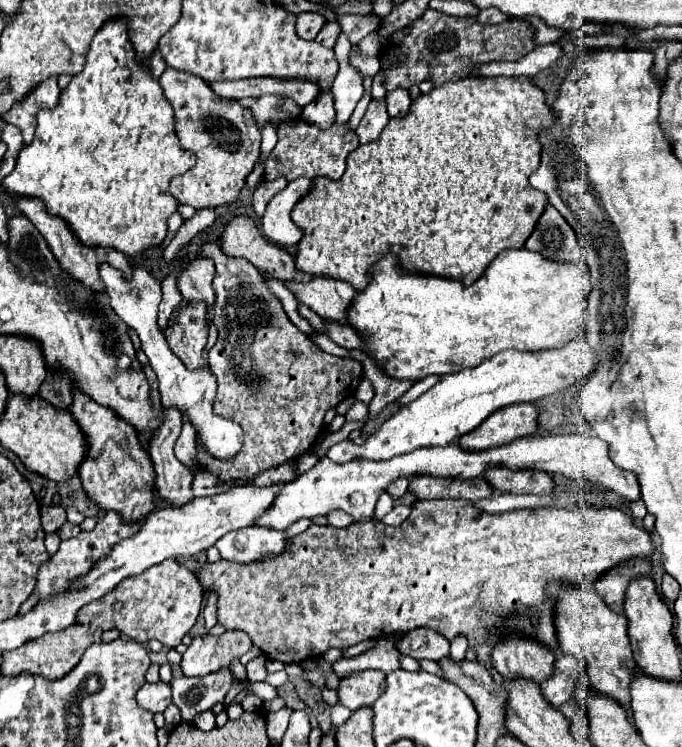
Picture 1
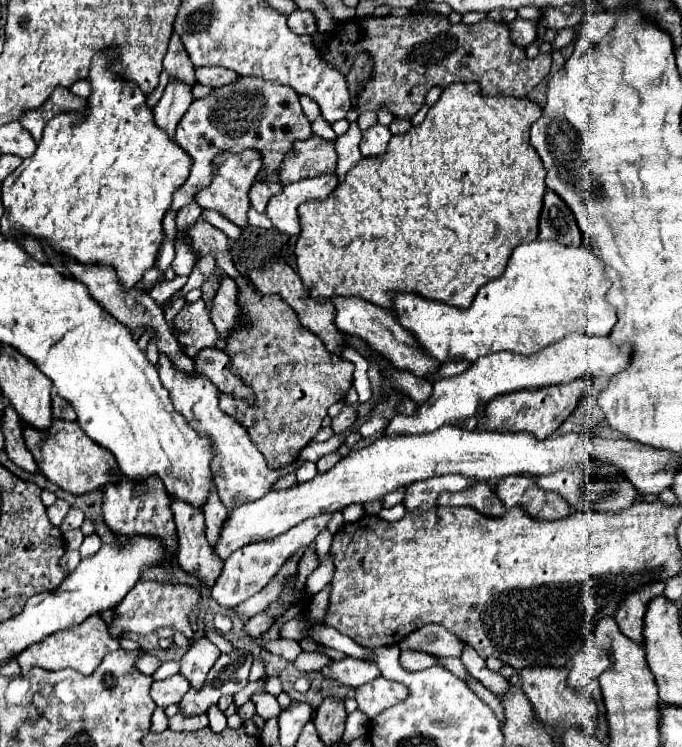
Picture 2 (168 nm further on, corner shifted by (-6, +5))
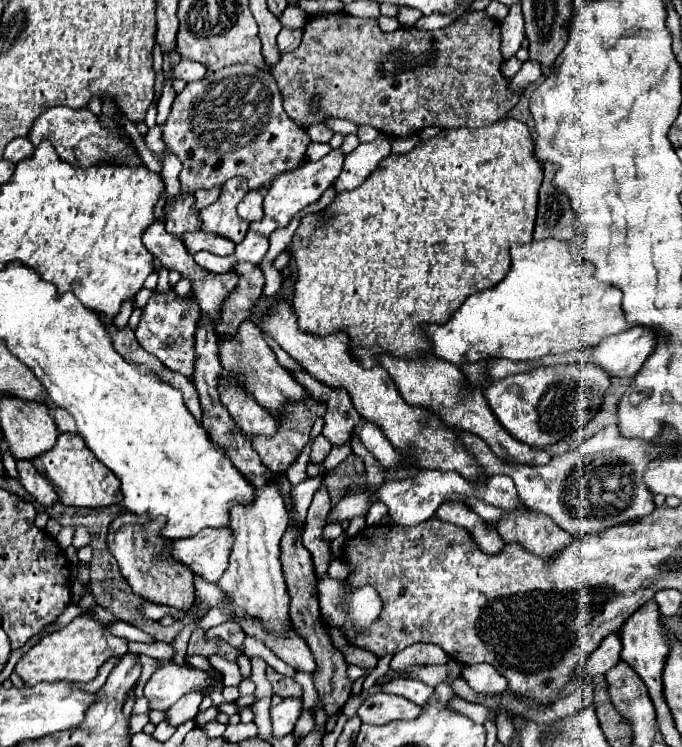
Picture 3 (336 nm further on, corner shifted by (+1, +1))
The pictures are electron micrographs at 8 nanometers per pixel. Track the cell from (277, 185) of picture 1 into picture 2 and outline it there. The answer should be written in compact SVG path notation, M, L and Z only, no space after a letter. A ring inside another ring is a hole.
M255 182L249 190L249 202L257 212L265 212L265 206L271 198L271 190L267 182Z

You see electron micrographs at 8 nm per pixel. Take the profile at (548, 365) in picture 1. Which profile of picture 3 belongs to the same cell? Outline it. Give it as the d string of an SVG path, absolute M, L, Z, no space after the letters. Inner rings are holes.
M630 328L622 334L600 340L588 350L592 364L604 368L606 374L616 378L632 378L654 346L656 336L648 328Z

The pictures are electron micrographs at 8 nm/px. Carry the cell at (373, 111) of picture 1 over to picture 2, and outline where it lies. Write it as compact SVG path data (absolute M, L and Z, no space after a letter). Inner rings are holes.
M381 124L365 130L365 132L363 132L363 140L361 140L361 144L359 144L363 158L385 154L391 136L392 133L389 132L389 128L387 128L387 126L381 126Z

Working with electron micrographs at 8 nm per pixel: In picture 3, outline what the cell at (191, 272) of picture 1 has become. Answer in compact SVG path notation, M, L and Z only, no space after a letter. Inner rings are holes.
M244 320L240 328L236 328L236 336L220 336L218 342L218 352L220 352L220 362L222 368L232 372L234 378L254 396L258 404L262 404L266 410L278 410L282 408L284 402L294 402L294 400L304 400L308 394L306 390L294 380L290 372L286 372L278 360L272 348L266 344L262 330L252 322Z

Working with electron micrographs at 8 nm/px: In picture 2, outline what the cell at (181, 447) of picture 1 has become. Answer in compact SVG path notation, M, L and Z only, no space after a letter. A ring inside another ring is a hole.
M211 492L209 500L207 500L207 508L205 508L205 524L207 524L207 540L209 544L213 546L219 538L219 532L221 532L221 526L223 522L227 520L227 514L229 510L221 504L217 492Z

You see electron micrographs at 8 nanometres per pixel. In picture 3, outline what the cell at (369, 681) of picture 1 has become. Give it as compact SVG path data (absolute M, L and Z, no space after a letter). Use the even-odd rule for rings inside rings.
M376 692L370 694L364 704L358 708L358 716L368 724L386 724L390 720L408 720L420 714L420 706L408 702L404 696Z

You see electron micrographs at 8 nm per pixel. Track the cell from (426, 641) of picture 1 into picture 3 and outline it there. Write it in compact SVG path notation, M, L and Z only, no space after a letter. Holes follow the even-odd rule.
M412 644L408 648L404 648L402 652L394 654L390 666L392 670L400 670L404 666L410 664L446 664L448 662L448 654L436 646L436 644Z

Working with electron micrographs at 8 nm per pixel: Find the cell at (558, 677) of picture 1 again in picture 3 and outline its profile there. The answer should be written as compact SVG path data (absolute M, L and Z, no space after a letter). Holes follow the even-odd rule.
M610 634L606 636L600 646L590 654L590 658L586 660L586 674L596 676L596 674L604 674L608 672L612 666L618 664L620 660L620 638L618 634Z

